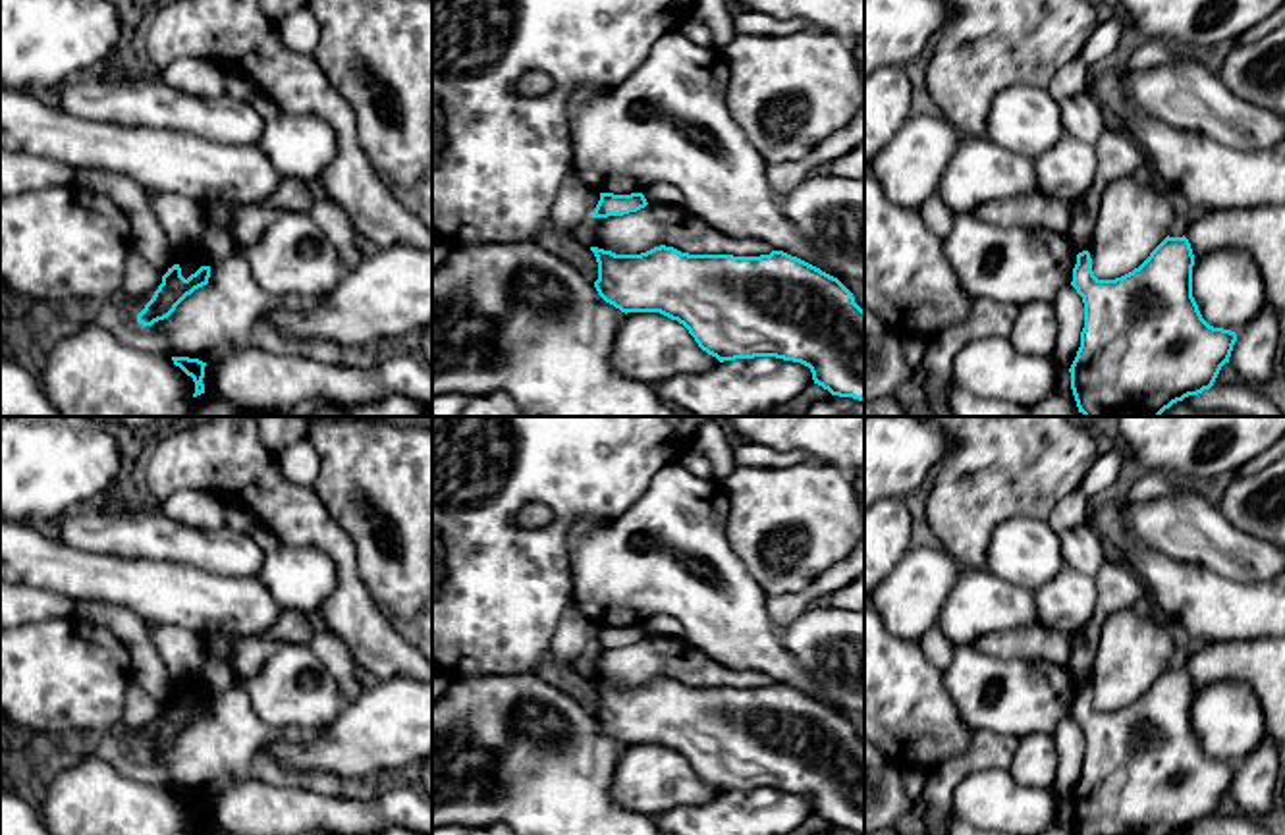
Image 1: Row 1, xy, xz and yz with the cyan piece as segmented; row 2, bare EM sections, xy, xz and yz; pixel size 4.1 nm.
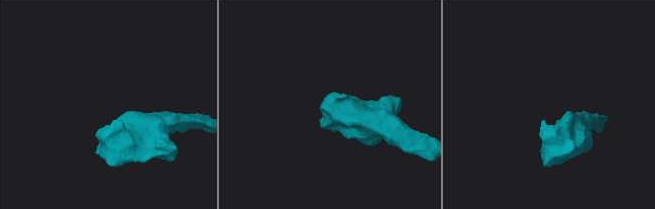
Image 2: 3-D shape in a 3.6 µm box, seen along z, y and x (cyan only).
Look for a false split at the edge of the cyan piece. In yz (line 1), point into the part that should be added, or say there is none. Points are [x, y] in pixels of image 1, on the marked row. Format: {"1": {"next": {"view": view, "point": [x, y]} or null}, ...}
{"1": {"next": null}}

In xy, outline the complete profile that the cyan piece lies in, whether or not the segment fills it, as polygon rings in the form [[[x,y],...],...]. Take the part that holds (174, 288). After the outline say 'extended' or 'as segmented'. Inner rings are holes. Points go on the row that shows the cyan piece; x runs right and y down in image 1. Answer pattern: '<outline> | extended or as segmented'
[[[174,264],[162,276],[162,283],[154,291],[152,299],[137,314],[137,322],[143,326],[152,326],[154,322],[168,318],[187,295],[206,285],[208,278],[210,266],[201,266],[195,274],[185,280],[181,276],[179,264]]] | as segmented

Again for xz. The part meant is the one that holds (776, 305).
[[[666,245],[641,255],[590,251],[598,262],[594,287],[621,312],[660,312],[677,320],[720,363],[754,357],[801,363],[832,395],[864,401],[864,310],[820,268],[783,251],[760,256],[689,255]]] | as segmented

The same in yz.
[[[1165,237],[1133,272],[1098,280],[1088,251],[1077,255],[1071,285],[1084,303],[1080,347],[1069,368],[1084,417],[1160,417],[1173,403],[1210,390],[1229,363],[1237,334],[1210,326],[1192,297],[1189,239]]] | as segmented

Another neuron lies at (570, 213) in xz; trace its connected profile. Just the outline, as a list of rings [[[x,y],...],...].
[[[575,166],[565,174],[550,210],[550,224],[565,235],[581,235],[592,212],[587,204],[590,187]]]

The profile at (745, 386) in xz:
[[[776,357],[718,363],[704,374],[679,374],[654,384],[666,403],[693,417],[760,417],[810,386],[808,366]]]

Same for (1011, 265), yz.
[[[959,214],[942,237],[943,253],[967,297],[988,297],[1017,309],[1053,303],[1073,282],[1077,251],[1069,237],[984,222]]]

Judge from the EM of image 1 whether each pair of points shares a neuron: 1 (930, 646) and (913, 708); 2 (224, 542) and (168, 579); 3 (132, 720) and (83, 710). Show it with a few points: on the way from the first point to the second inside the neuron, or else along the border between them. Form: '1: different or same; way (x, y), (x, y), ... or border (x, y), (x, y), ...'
1: different; border (919, 643), (925, 656), (940, 670)
2: different; border (145, 558), (188, 564), (234, 577)
3: different; border (132, 679), (116, 735)

